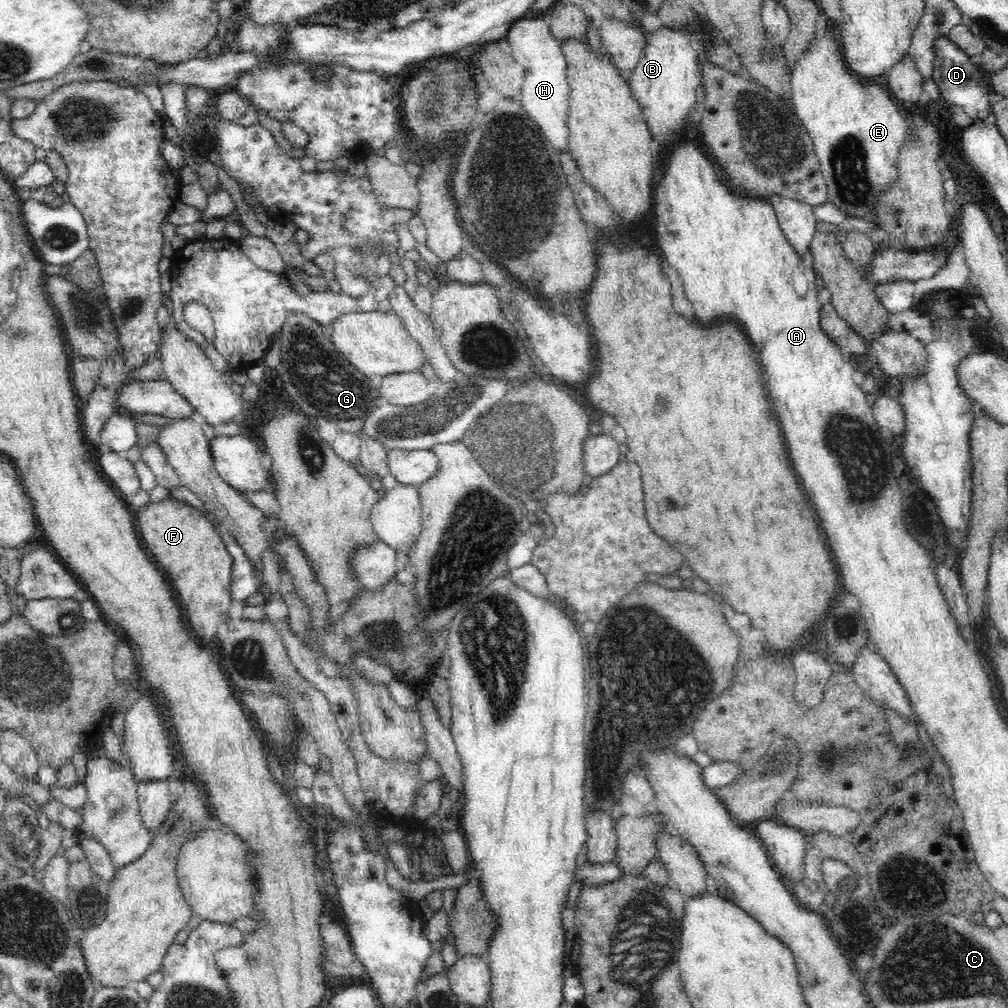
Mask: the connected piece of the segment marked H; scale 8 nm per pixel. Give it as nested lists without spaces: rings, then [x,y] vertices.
[[[549,14],[524,16],[510,26],[505,38],[511,47],[511,54],[524,69],[523,86],[519,95],[523,109],[529,114],[544,136],[560,154],[569,151],[568,127],[566,116],[569,106],[569,83],[567,78],[567,62],[561,43],[558,43],[550,31]]]

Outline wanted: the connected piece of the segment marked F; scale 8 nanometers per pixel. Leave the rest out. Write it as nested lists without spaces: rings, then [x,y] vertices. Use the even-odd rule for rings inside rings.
[[[172,498],[150,504],[137,513],[137,531],[148,552],[164,567],[177,597],[184,608],[184,618],[202,640],[215,640],[217,630],[226,622],[226,612],[233,601],[229,596],[233,559],[224,545],[223,536],[200,509],[176,502]]]

